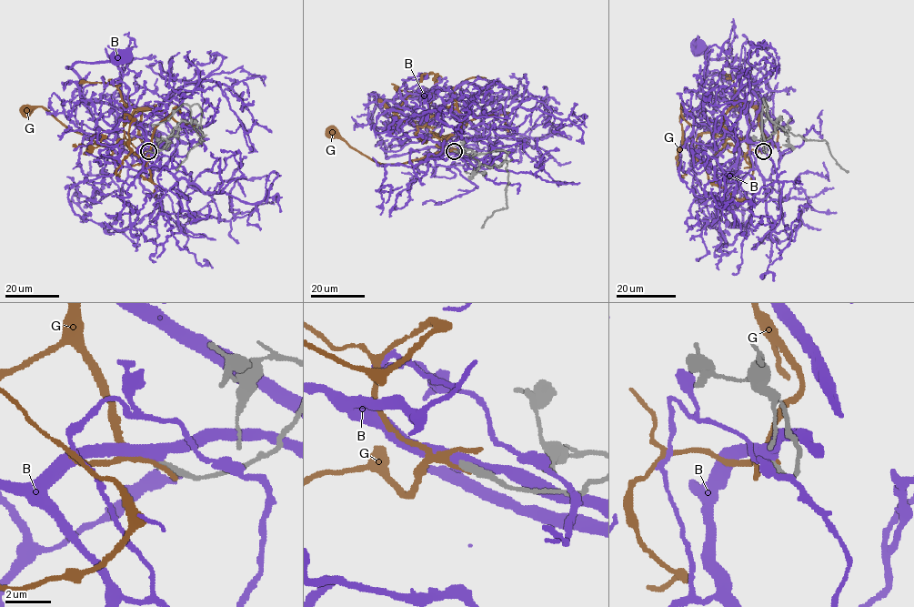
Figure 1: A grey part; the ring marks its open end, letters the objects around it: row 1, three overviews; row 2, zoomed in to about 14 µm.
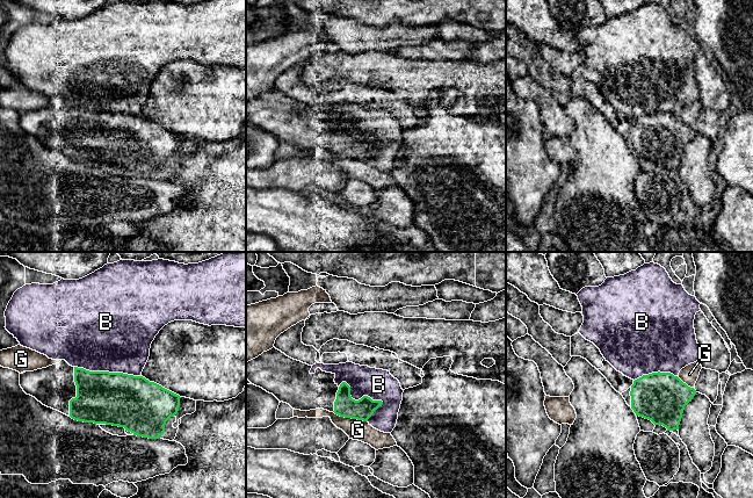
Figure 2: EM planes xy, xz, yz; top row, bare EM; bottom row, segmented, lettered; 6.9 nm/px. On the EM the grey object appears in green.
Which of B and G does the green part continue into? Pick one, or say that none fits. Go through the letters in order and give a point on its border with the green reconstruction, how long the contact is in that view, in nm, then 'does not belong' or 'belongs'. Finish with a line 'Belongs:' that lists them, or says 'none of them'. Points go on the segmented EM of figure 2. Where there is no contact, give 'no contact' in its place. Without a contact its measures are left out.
B: xz (359, 399) | 340 nm | does not belong
G: xz (350, 417) | 260 nm | does not belong
Belongs: none of them

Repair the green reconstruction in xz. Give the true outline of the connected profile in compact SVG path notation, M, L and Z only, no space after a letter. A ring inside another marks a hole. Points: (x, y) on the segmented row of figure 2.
M273 347L246 362L246 378L295 410L324 409L340 417L368 421L382 406L382 400L368 396L353 399L346 382L340 385L334 382L335 374L320 368L311 374L311 368Z

